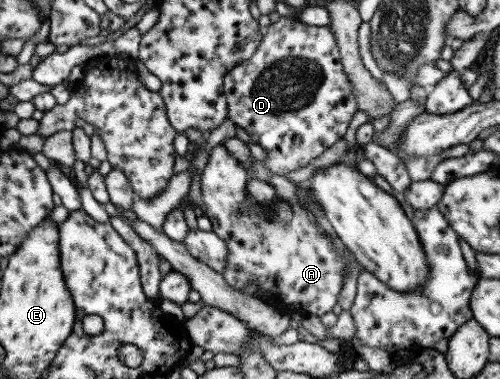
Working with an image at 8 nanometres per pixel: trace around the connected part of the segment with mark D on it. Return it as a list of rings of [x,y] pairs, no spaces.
[[[280,17],[278,22],[270,23],[266,28],[266,35],[262,37],[256,52],[248,60],[237,64],[228,74],[225,74],[223,91],[228,103],[228,119],[232,120],[236,126],[242,127],[254,143],[259,144],[266,150],[268,161],[263,162],[266,168],[270,169],[273,174],[286,175],[292,170],[298,170],[298,168],[310,164],[310,160],[314,160],[322,152],[326,152],[328,147],[344,137],[351,122],[350,120],[352,120],[354,113],[359,110],[359,106],[353,93],[353,84],[349,81],[342,64],[339,46],[329,26],[312,26],[294,18]]]

